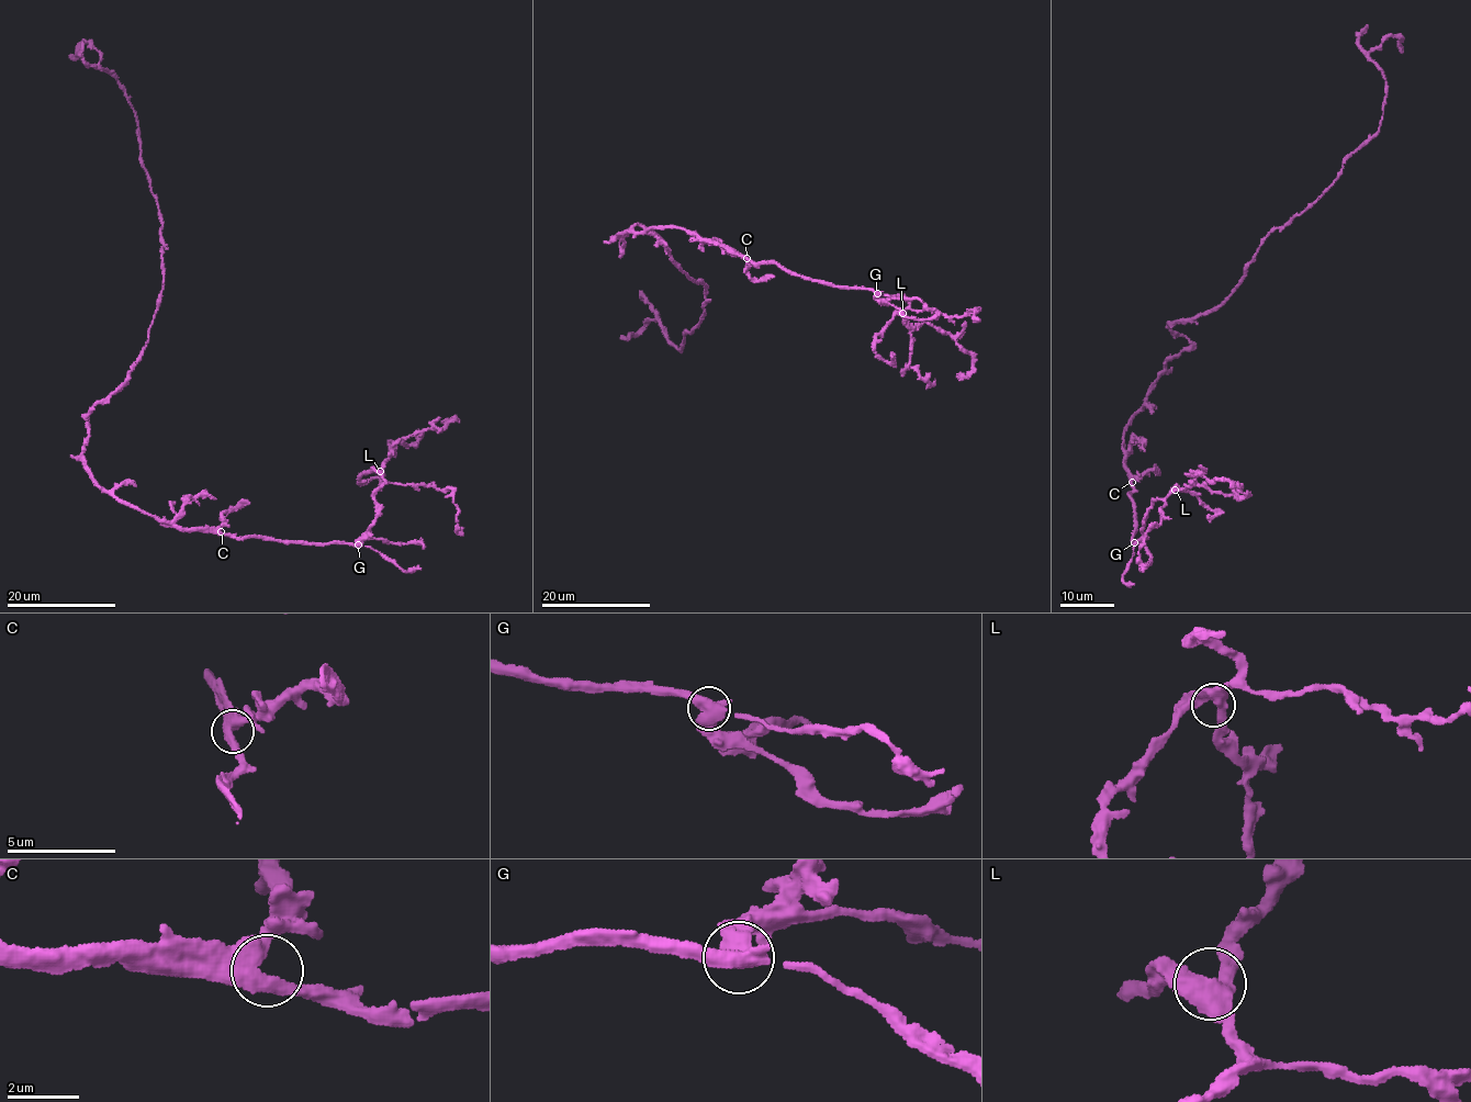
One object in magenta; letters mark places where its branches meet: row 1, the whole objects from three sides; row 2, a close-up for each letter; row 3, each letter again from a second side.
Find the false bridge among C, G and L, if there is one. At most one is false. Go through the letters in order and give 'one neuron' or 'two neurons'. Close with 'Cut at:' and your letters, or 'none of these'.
C: one neuron
G: one neuron
L: one neuron
Cut at: none of these

